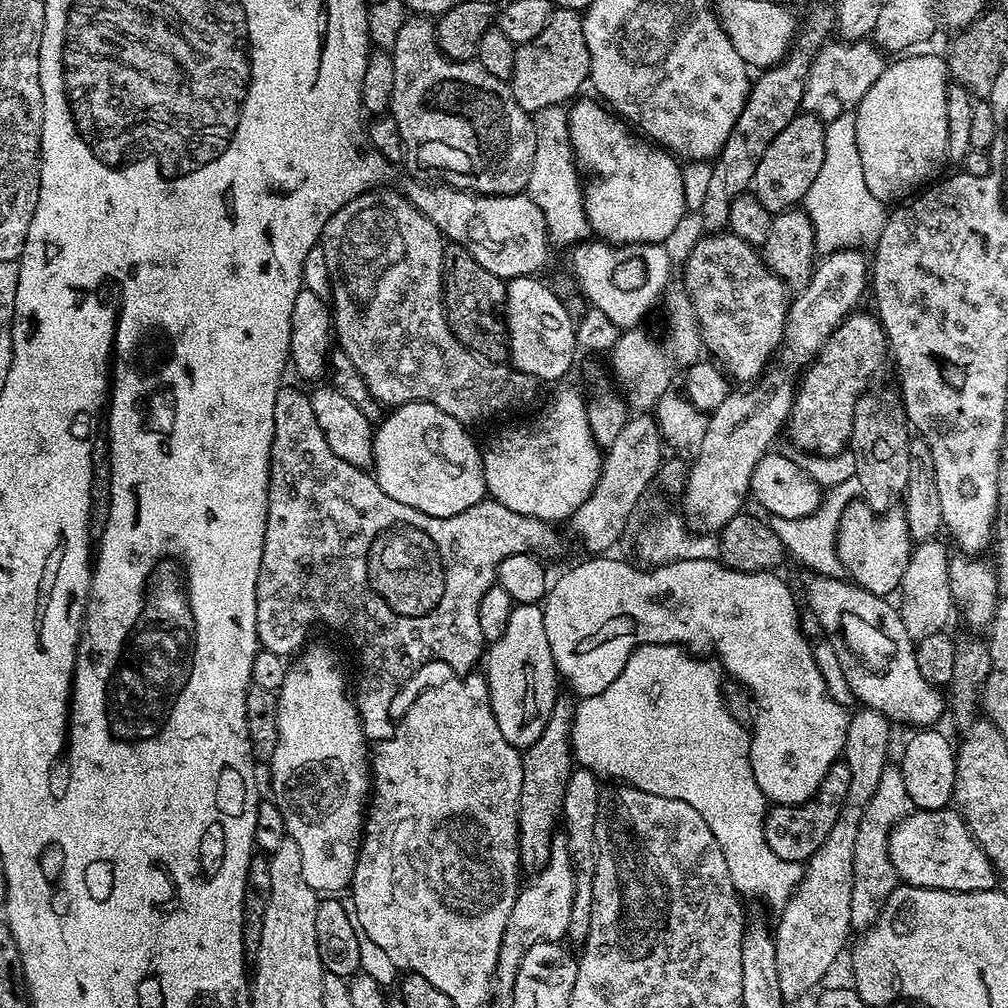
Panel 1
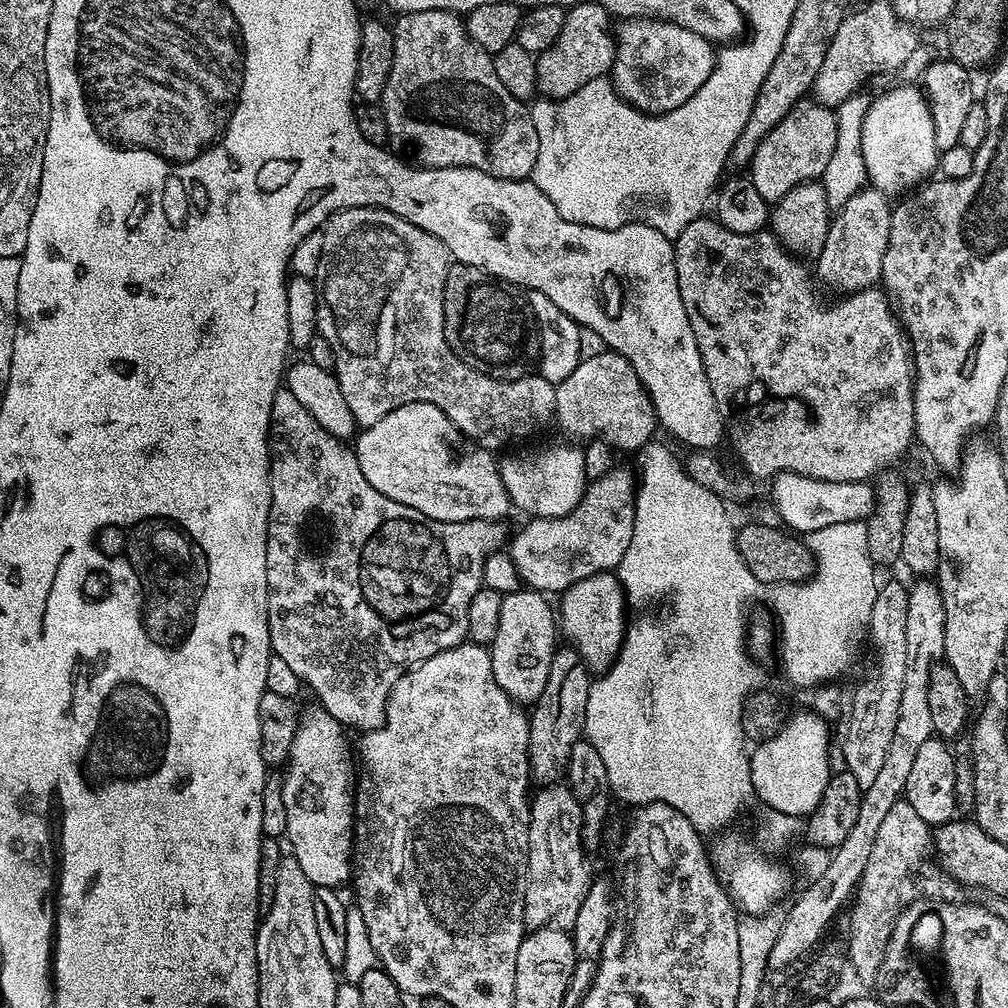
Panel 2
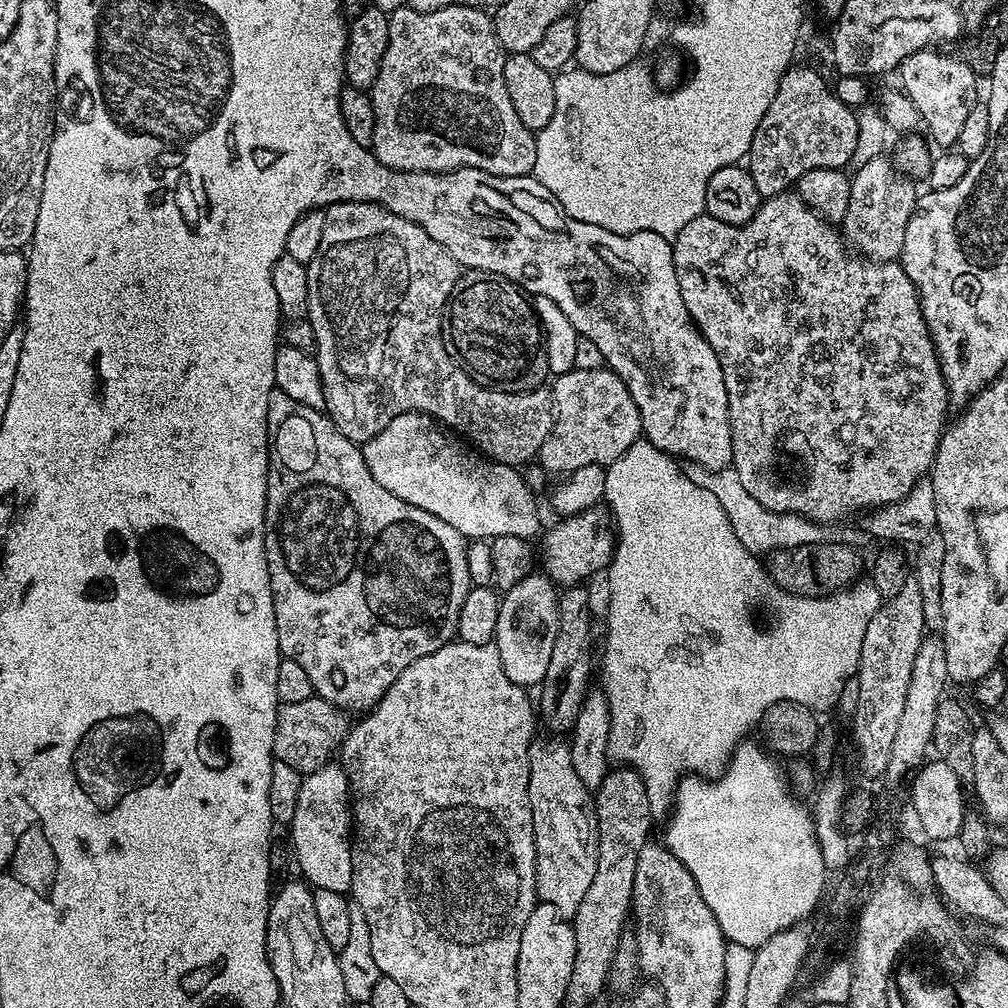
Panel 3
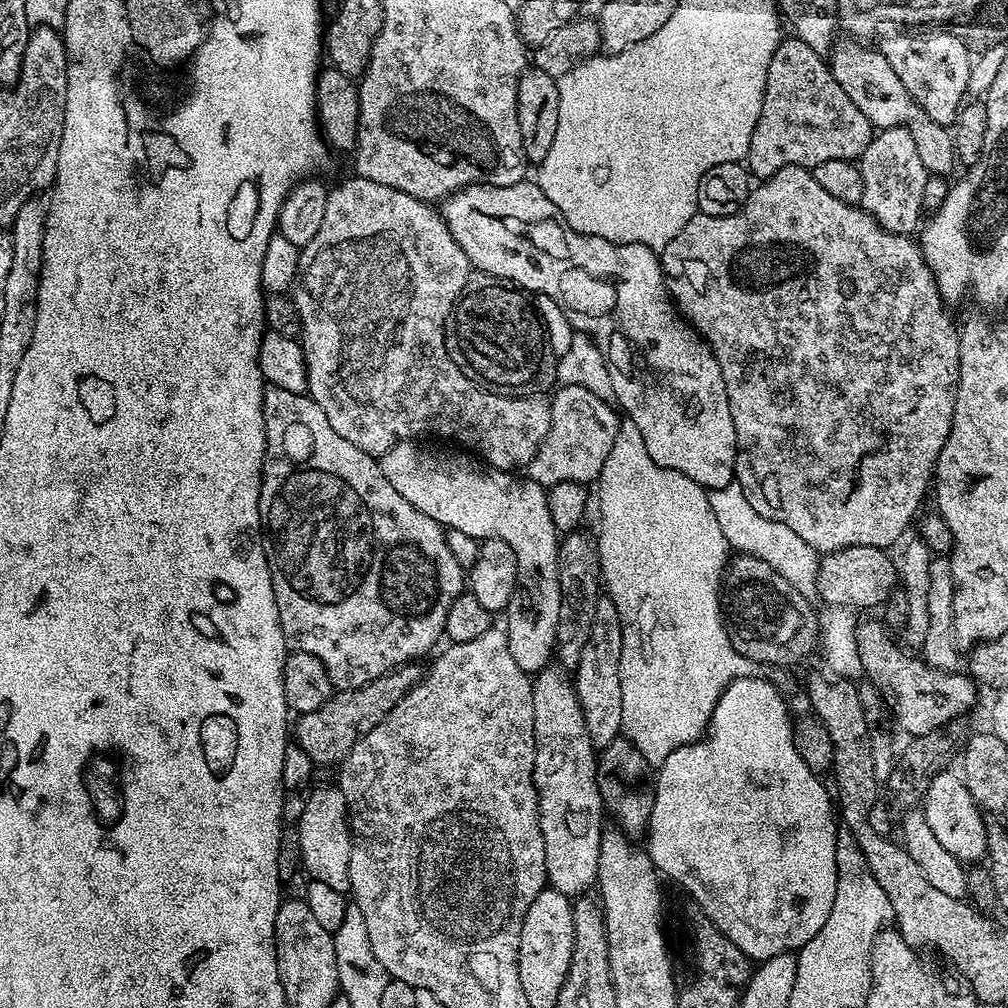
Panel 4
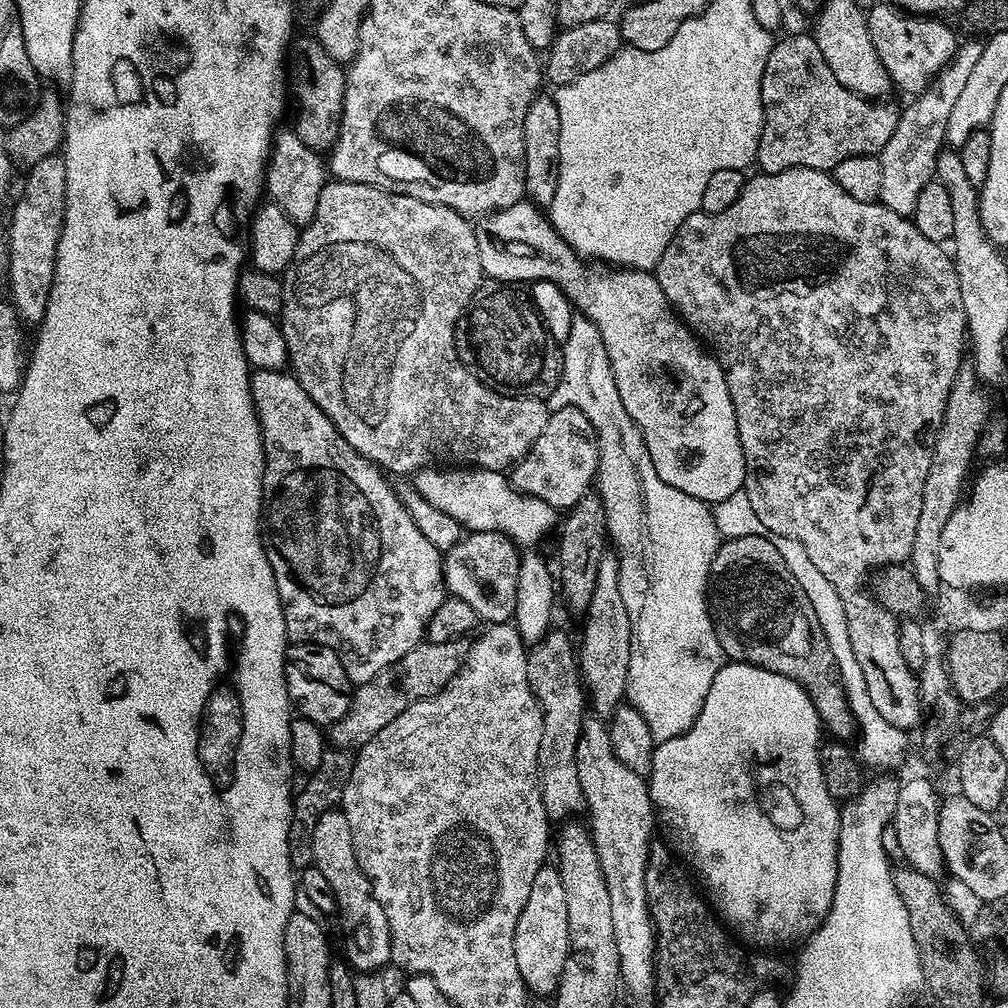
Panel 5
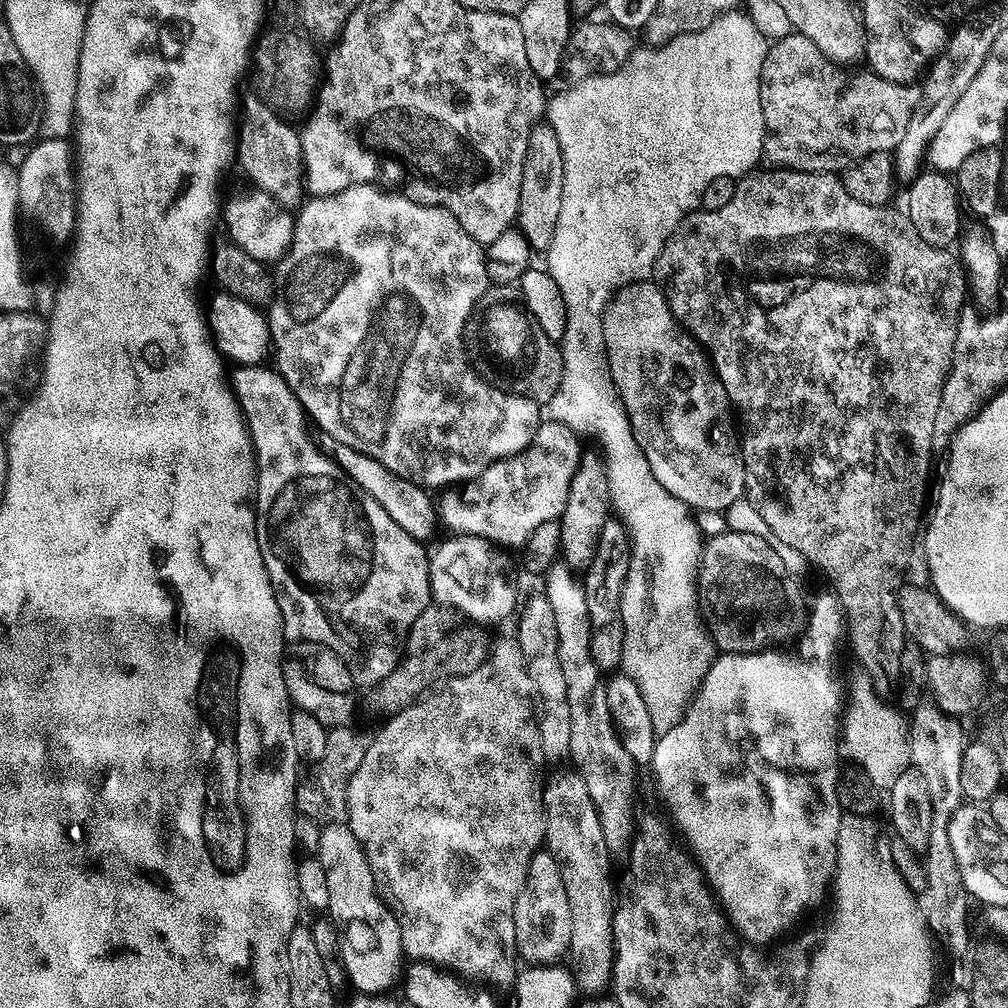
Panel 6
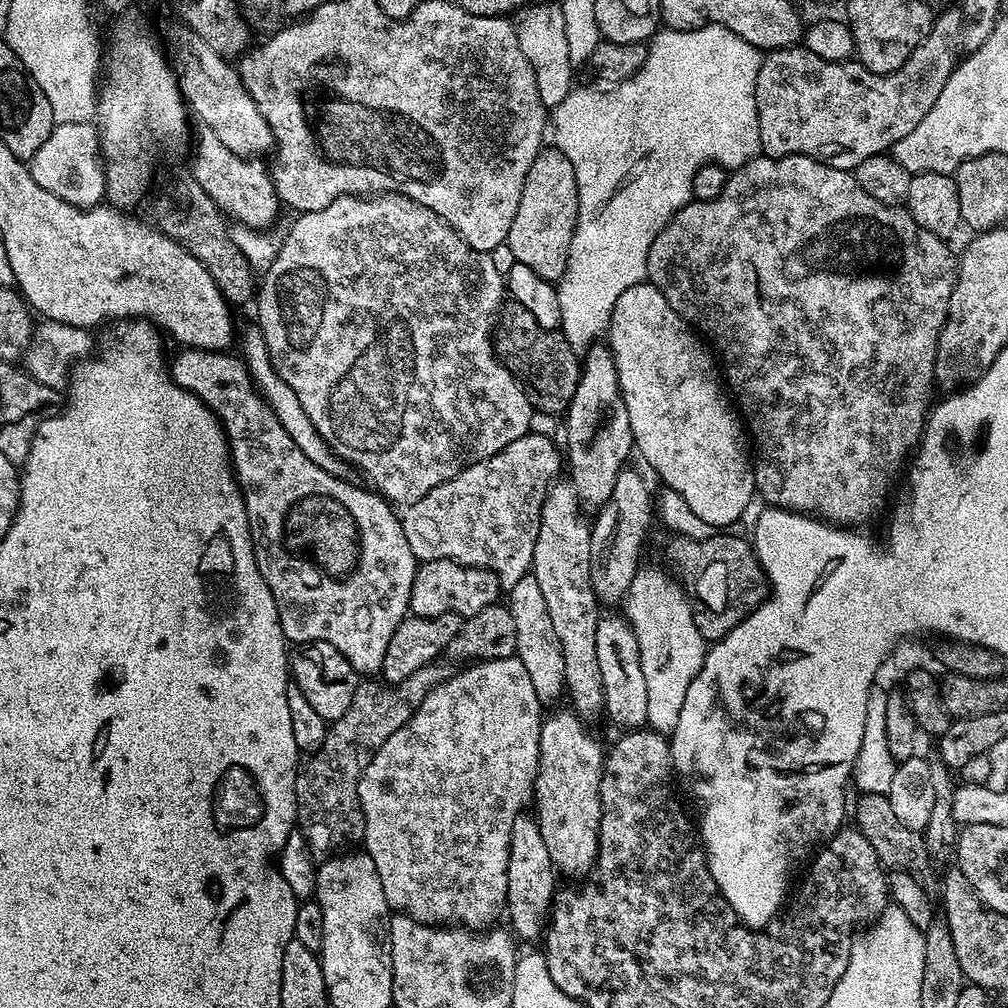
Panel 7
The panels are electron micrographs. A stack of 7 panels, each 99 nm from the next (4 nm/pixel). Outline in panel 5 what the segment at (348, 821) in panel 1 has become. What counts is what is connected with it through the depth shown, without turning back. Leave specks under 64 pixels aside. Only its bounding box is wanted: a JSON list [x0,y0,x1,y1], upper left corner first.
[312,810,392,974]

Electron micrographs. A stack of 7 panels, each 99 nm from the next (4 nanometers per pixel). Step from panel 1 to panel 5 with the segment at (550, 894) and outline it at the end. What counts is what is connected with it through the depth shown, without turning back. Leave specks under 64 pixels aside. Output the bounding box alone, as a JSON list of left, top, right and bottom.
[526,630,586,821]

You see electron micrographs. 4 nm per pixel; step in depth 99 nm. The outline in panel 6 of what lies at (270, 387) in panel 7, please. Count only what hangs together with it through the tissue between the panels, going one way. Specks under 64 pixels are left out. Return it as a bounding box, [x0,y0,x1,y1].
[318,436,436,541]

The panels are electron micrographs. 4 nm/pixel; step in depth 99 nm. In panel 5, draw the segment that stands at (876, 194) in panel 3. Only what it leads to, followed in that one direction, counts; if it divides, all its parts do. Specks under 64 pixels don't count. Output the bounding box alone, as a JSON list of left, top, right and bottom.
[878,38,983,217]

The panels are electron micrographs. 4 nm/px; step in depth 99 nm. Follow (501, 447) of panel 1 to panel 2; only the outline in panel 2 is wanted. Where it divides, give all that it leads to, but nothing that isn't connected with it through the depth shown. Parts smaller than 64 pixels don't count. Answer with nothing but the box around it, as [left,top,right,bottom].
[498,442,586,518]

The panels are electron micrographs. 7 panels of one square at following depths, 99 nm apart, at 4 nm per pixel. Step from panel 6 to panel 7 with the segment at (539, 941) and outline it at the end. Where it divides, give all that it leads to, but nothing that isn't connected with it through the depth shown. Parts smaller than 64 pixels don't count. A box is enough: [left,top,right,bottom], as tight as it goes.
[506,814,558,941]

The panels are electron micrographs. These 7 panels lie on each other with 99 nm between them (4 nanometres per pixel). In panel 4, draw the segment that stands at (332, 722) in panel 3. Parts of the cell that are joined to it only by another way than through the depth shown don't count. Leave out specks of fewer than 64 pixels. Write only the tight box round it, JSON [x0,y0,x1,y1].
[295,662,425,766]

